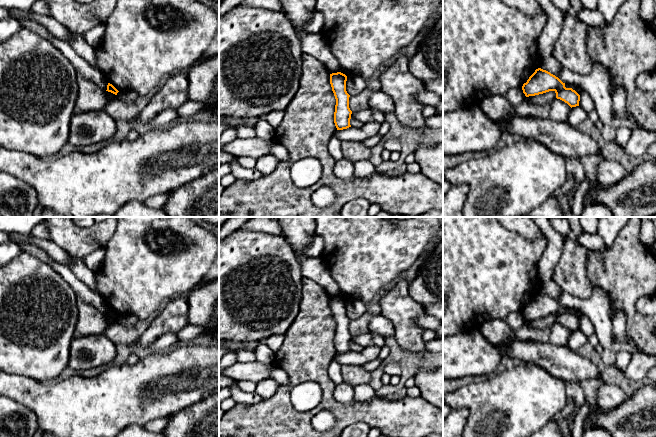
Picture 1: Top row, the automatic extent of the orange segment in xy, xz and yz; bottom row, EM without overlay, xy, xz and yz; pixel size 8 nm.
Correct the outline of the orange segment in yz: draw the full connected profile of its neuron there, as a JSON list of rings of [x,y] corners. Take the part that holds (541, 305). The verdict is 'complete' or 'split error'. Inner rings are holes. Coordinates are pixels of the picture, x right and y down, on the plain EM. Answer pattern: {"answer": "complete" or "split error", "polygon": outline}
{"answer": "complete", "polygon": [[[538,292],[522,310],[526,321],[543,318],[549,315],[556,317],[556,322],[567,327],[571,332],[579,330],[580,319],[572,312],[566,312],[558,301]]]}

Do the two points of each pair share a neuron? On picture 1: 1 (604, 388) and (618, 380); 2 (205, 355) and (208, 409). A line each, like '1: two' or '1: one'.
1: two
2: two

